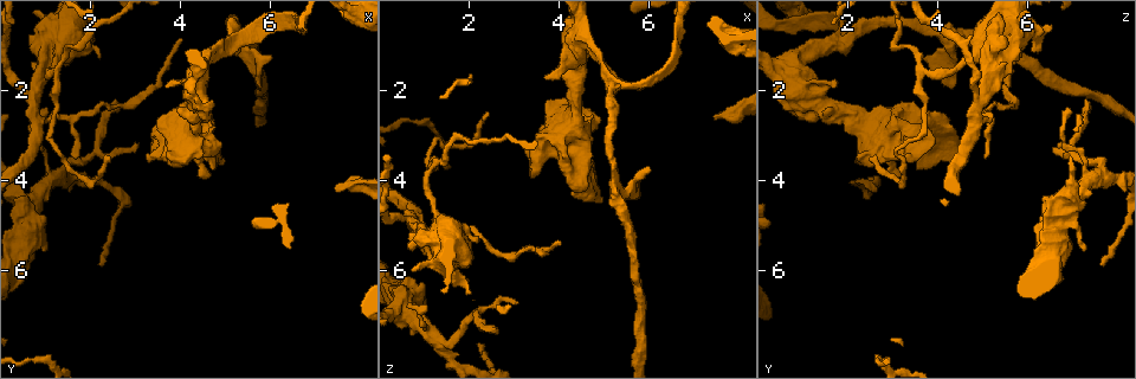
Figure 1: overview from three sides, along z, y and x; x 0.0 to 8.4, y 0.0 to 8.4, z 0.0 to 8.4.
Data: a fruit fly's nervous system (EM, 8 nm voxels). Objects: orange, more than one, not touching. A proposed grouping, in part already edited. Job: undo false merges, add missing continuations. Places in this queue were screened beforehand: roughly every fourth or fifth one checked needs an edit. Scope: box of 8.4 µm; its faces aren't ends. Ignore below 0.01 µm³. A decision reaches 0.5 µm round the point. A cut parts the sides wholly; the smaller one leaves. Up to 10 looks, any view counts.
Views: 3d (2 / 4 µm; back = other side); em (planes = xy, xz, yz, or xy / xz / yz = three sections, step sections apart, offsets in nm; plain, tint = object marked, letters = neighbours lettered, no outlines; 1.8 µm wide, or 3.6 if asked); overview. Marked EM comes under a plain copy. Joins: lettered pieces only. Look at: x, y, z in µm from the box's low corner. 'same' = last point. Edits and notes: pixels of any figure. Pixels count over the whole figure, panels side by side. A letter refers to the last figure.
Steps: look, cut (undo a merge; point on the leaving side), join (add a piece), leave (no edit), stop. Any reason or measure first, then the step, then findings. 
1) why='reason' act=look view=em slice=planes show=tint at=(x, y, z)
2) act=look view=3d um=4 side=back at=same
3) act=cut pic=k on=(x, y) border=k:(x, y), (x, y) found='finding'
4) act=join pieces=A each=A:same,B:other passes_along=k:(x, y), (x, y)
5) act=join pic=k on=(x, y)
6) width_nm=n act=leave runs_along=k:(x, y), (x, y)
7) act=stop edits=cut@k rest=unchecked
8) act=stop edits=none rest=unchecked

why='looks like a crossing' act=look view=em slice=xz step=16 show=tint at=(5.25, 0.90, 4.30)

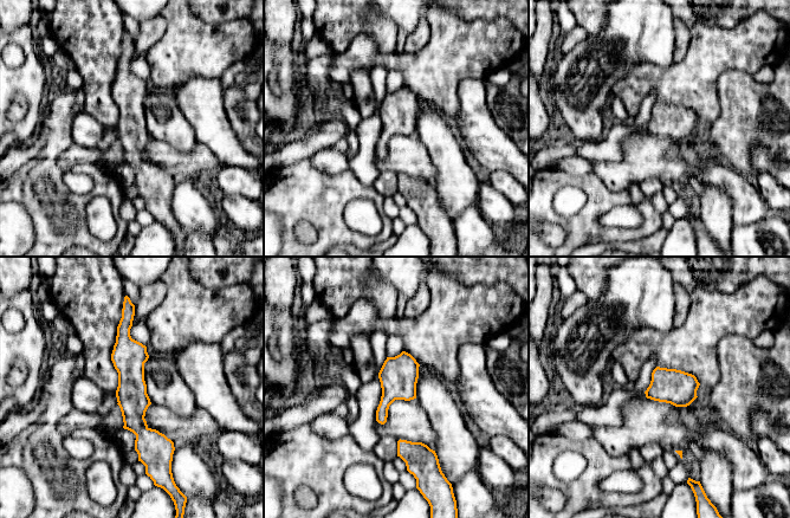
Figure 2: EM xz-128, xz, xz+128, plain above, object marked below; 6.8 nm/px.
act=look view=em slice=xz step=16 show=letters at=same

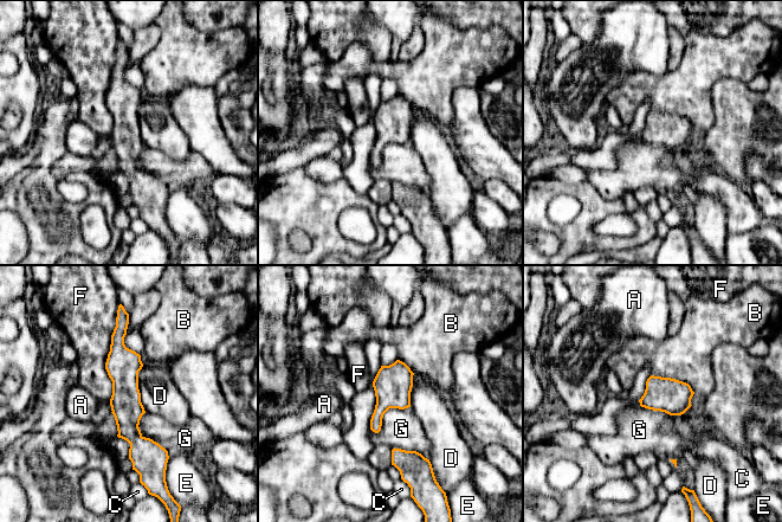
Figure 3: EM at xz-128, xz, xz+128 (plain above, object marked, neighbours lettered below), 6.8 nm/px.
longest_contact=F:550nm act=leave each=A:other,B:other,C:other,D:other,E:other,F:other,G:other border=3:(409, 406), (389, 408), (370, 430) found='continuous, no second cell'

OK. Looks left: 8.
act=look view=3d um=2 at=(1.10, 1.30, 5.30)

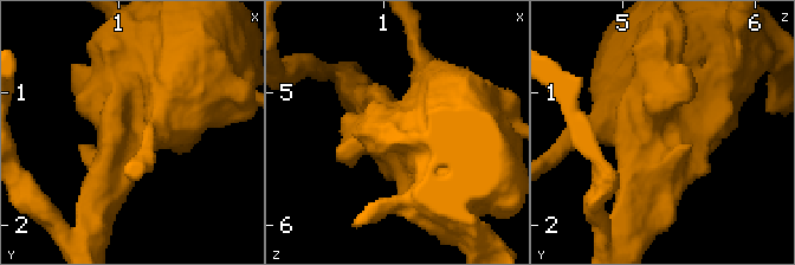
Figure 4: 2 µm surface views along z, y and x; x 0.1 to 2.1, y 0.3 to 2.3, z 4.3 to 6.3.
arms=3 act=look view=em slice=yz step=16 show=letters at=(1.12, 1.28, 5.24)

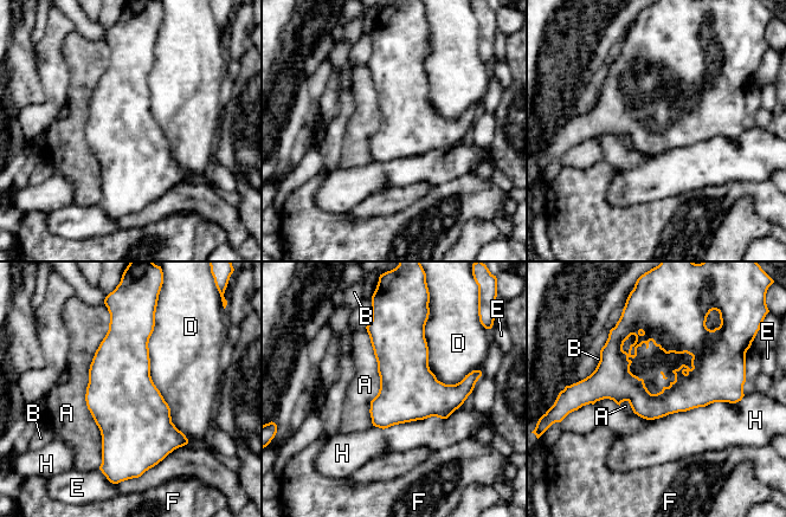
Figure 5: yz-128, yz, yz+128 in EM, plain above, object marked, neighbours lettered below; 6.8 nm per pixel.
longest_contact=A:1050nm act=leave each=A:other,B:other,D:other,E:other,F:other,H:other found='all the same cell'

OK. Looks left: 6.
why='calibre changes' act=look view=em slice=xy step=4 show=tint at=(1.30, 4.00, 7.50)

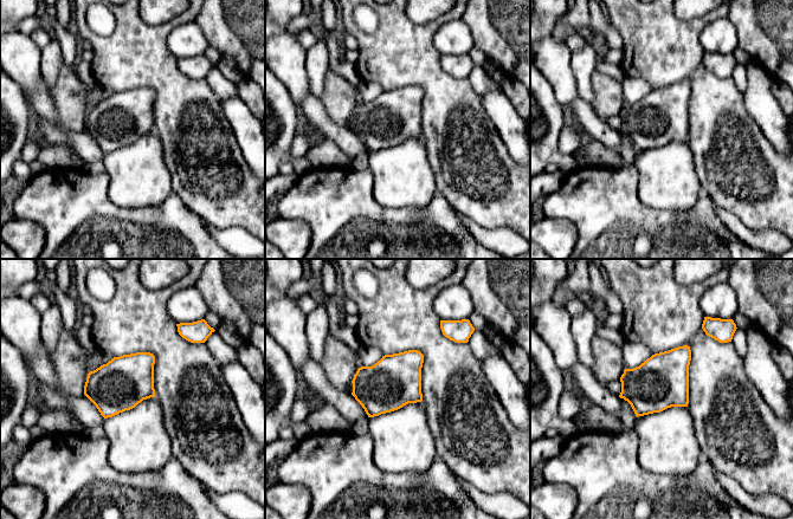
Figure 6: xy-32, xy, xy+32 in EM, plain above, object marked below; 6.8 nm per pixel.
why='another direction' act=look view=em slice=planes show=letters at=same

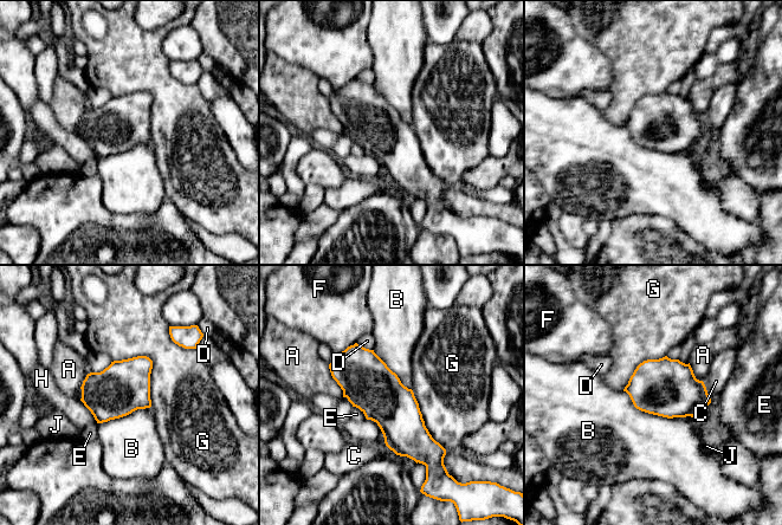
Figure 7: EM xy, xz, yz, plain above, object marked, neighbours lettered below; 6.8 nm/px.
width_nm=340 act=leave each=A:other,B:other,C:other,D:other,E:other,F:other,G:other,H:other,J:other runs_along=7:(337, 355), (428, 458) found='continuous, no second cell'

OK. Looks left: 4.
why='free end' act=look view=em slice=xz step=8 show=tint at=(2.40, 3.55, 2.45)

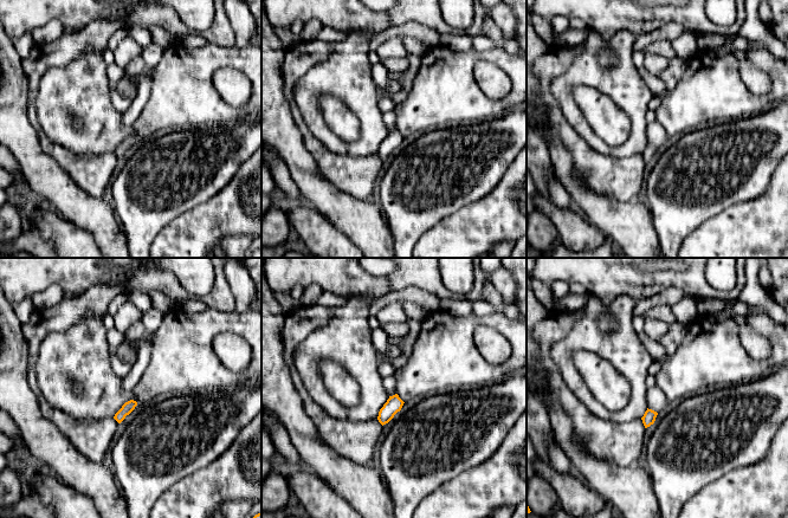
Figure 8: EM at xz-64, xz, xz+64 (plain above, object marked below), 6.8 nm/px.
why='another direction' act=look view=em slice=planes show=tint at=same

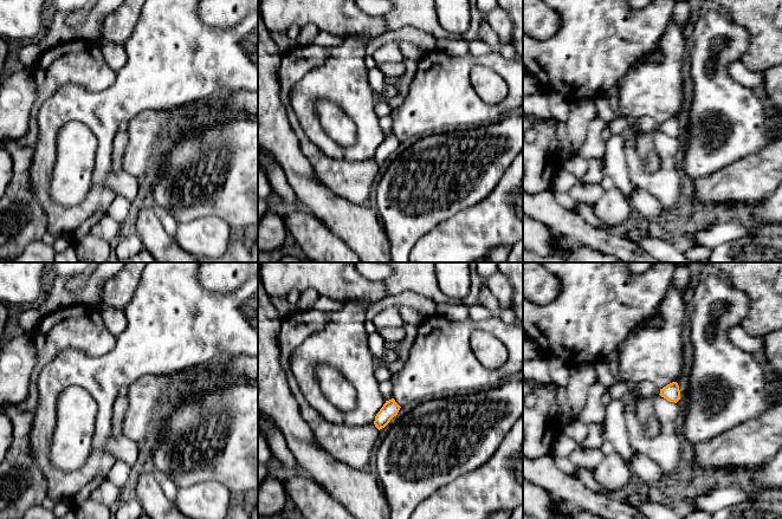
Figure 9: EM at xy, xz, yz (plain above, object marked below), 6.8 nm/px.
why='see the neighbours' act=look view=em slice=planes show=letters at=same

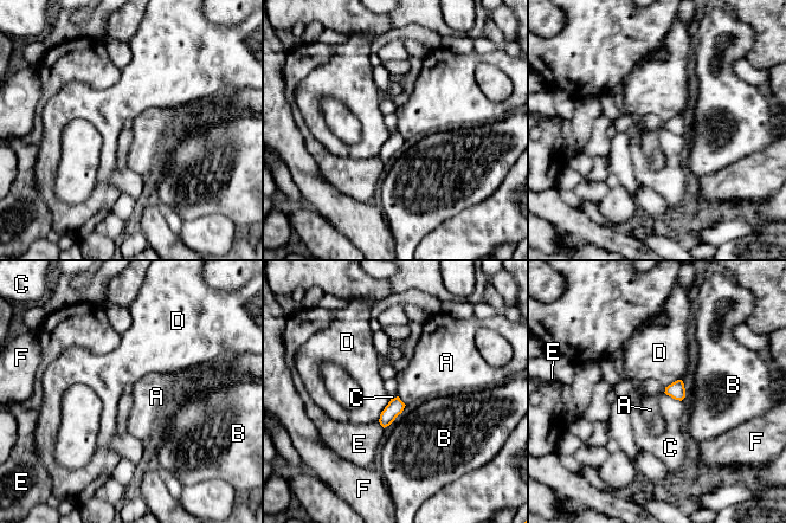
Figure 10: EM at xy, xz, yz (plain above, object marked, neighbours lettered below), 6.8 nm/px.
act=leave each=A:other,B:other,C:other,D:other,E:other,F:other border=10:(664, 392), (681, 401) found='no lettered piece goes on from it'

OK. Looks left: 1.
act=stop edits=none rest=unchecked

